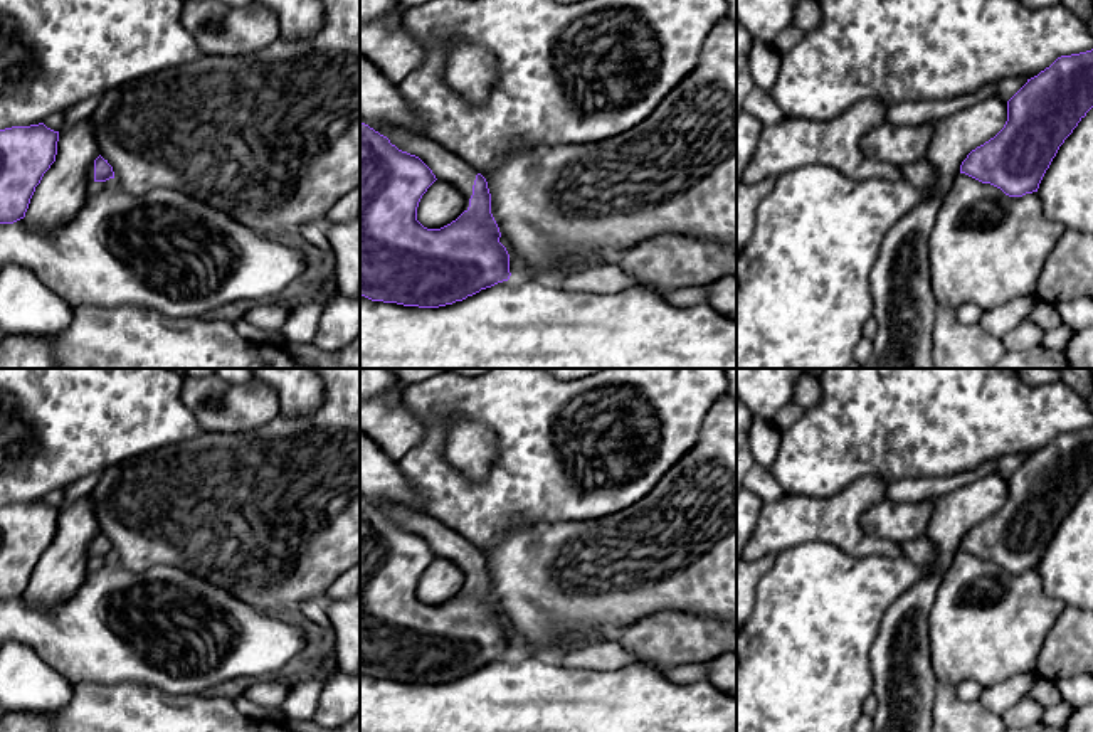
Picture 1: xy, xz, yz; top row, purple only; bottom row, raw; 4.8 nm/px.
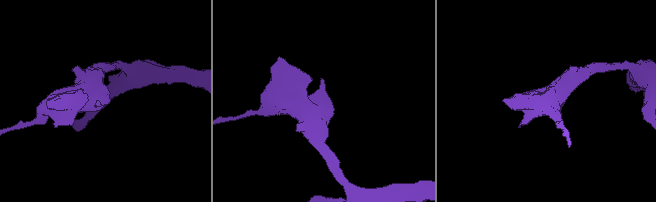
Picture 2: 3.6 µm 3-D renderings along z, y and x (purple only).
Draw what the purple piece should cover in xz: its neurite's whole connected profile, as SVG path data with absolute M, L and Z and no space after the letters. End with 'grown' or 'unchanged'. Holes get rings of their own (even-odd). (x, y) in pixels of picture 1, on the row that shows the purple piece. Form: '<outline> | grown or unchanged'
M360 118L360 296L419 308L462 301L510 279L510 254L499 237L499 227L491 214L488 182L478 170L427 135ZM437 178L456 185L466 197L466 205L451 224L427 229L417 220L417 207Z | grown

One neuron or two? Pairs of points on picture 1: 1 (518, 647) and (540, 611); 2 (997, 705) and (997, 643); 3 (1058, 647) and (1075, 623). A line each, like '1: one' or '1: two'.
1: two
2: two
3: one

